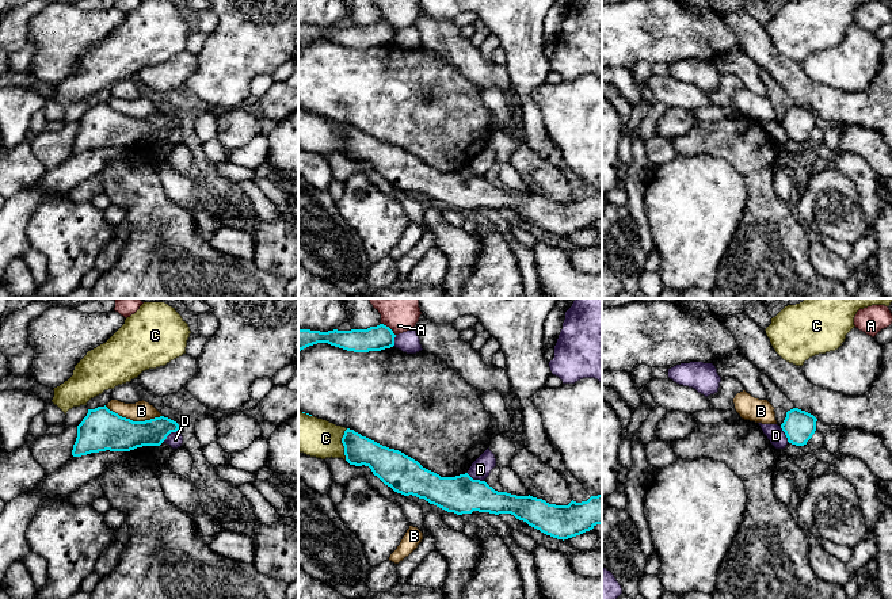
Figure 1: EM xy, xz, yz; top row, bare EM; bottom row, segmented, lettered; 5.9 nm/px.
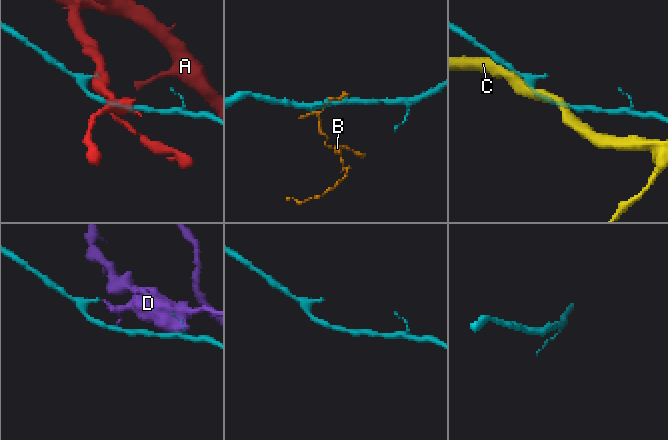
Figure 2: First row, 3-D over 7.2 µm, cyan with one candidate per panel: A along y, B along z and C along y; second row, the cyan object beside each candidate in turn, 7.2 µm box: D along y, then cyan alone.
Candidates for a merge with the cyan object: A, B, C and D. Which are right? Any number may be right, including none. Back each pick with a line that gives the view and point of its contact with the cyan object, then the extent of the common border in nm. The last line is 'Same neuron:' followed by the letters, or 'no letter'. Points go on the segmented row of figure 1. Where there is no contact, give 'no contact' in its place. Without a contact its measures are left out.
Same neuron: no letter

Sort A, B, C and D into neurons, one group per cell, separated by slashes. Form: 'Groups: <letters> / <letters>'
Groups: A / B / C / D

